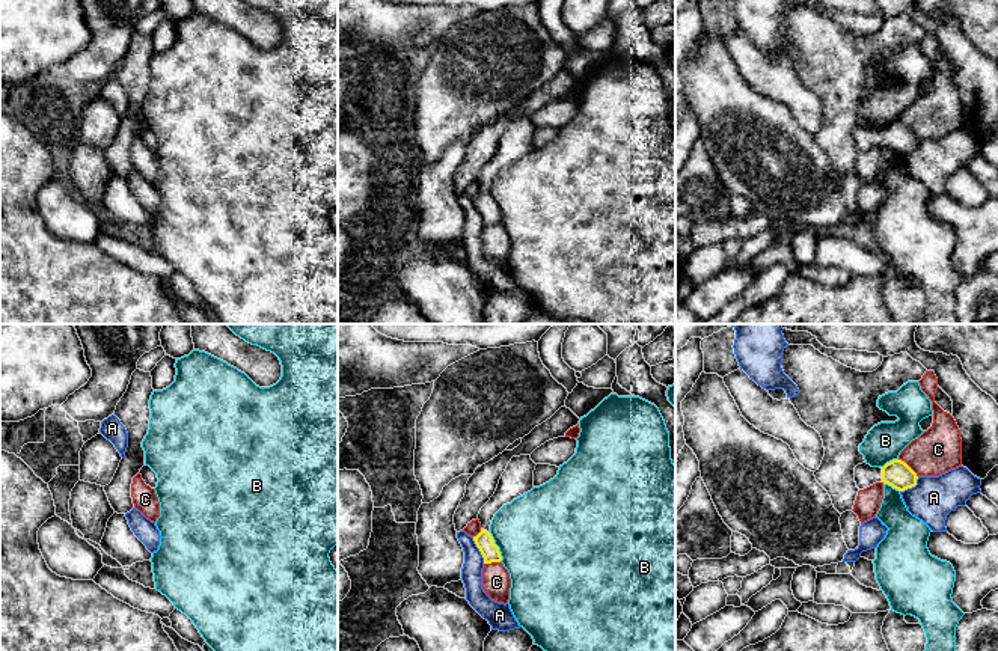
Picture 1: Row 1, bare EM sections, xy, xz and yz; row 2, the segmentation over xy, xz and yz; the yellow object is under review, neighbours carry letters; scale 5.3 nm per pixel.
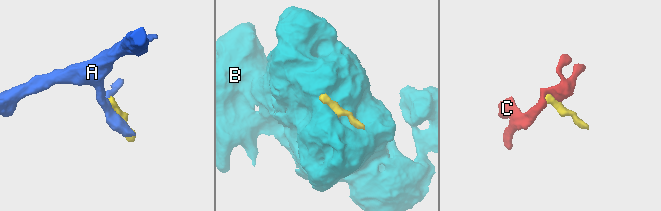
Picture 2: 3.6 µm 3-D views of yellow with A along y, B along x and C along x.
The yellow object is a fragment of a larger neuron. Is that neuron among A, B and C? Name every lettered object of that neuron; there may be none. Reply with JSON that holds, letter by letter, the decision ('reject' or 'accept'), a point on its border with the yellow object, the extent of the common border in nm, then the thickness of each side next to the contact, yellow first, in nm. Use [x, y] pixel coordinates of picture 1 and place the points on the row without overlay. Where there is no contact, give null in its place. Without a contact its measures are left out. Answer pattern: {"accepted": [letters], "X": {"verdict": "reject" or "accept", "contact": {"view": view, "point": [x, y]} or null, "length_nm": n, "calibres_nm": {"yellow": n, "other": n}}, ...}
{"accepted": [], "A": {"verdict": "reject", "contact": {"view": "xz", "point": [480, 213]}, "length_nm": 160, "calibres_nm": {"yellow": 100, "other": 110}}, "B": {"verdict": "reject", "contact": {"view": "xz", "point": [498, 210]}, "length_nm": 170, "calibres_nm": {"yellow": 100, "other": 500}}, "C": {"verdict": "reject", "contact": {"view": "yz", "point": [909, 130]}, "length_nm": 140, "calibres_nm": {"yellow": 150, "other": 240}}}

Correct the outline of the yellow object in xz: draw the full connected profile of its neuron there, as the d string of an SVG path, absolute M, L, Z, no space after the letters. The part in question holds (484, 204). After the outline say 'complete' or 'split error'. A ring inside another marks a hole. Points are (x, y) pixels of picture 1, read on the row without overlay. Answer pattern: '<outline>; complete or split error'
M531 118L513 119L499 142L494 157L481 170L478 176L481 194L473 199L473 203L484 220L484 226L502 223L499 209L494 206L490 196L491 182L504 167L511 166L514 161L534 151L535 128Z; split error

